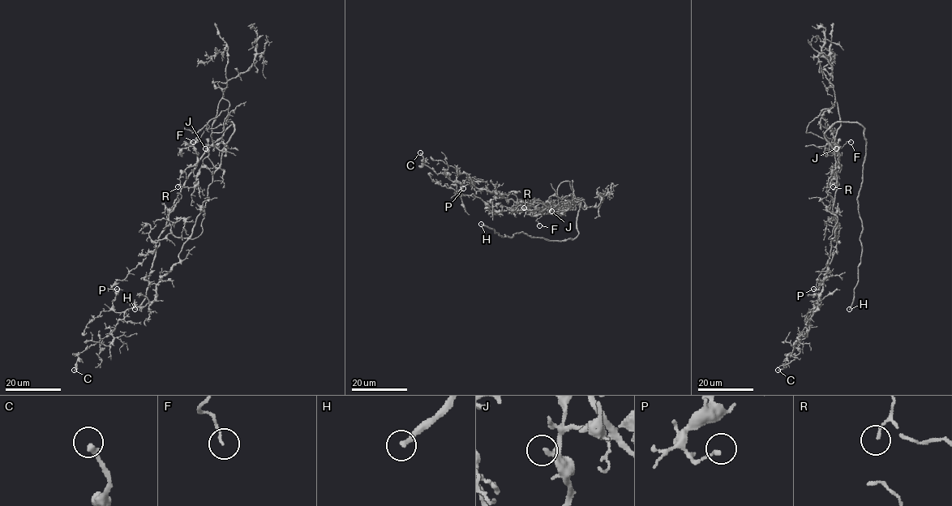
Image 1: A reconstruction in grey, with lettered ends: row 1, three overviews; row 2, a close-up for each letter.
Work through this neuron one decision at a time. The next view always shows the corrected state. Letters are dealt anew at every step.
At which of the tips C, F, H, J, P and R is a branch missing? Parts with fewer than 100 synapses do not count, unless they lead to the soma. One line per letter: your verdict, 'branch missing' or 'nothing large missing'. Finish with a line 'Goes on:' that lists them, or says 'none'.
C: nothing large missing
F: nothing large missing
H: branch missing
J: nothing large missing
P: nothing large missing
R: nothing large missing
Goes on: H

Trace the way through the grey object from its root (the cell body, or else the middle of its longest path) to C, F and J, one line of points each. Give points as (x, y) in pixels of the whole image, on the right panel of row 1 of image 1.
C: (835, 161), (833, 213), (837, 226), (823, 291), (804, 319), (808, 335), (786, 356), (785, 366), (778, 370)
F: (835, 161), (835, 147), (807, 133), (808, 124), (822, 109), (822, 117), (837, 147), (851, 142)
J: (835, 161), (834, 151), (837, 145), (836, 148)

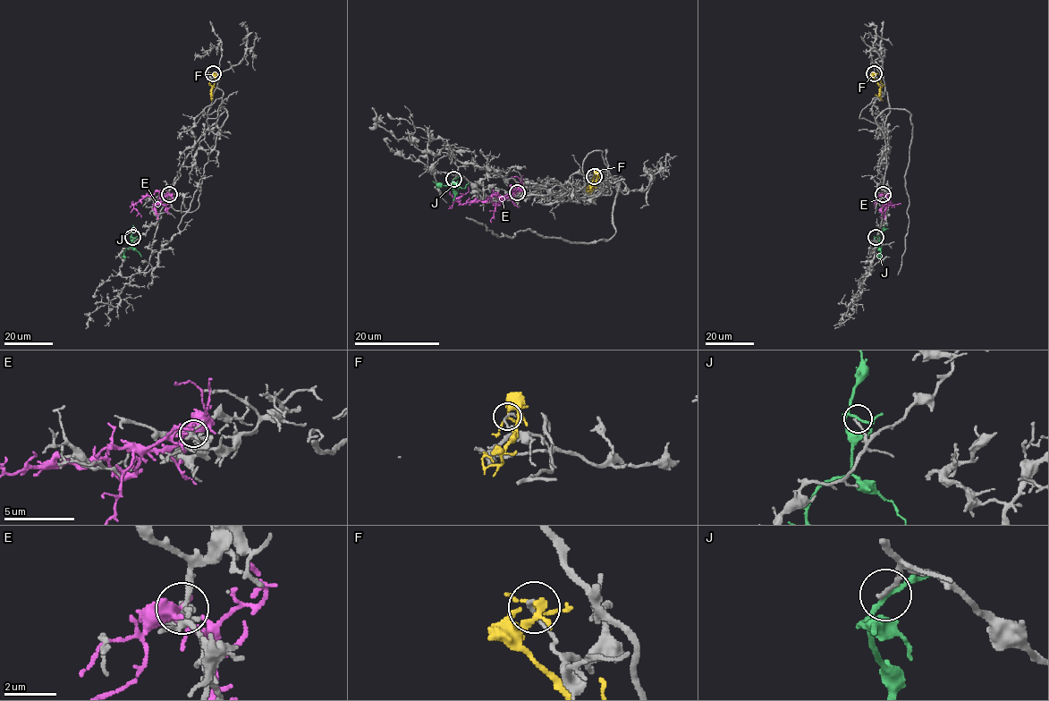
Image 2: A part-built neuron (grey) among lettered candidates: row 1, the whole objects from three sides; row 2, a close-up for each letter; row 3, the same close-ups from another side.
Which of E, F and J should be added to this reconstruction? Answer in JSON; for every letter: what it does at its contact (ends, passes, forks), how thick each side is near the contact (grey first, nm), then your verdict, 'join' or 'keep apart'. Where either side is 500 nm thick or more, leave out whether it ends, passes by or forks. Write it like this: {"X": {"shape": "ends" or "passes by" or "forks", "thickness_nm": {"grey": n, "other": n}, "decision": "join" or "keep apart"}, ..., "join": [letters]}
{"E": {"shape": "passes by", "thickness_nm": {"grey": 260, "other": 240}, "decision": "keep apart"}, "F": {"shape": "passes by", "thickness_nm": {"grey": 150, "other": 140}, "decision": "keep apart"}, "J": {"shape": "passes by", "thickness_nm": {"grey": 140, "other": 160}, "decision": "keep apart"}, "join": []}

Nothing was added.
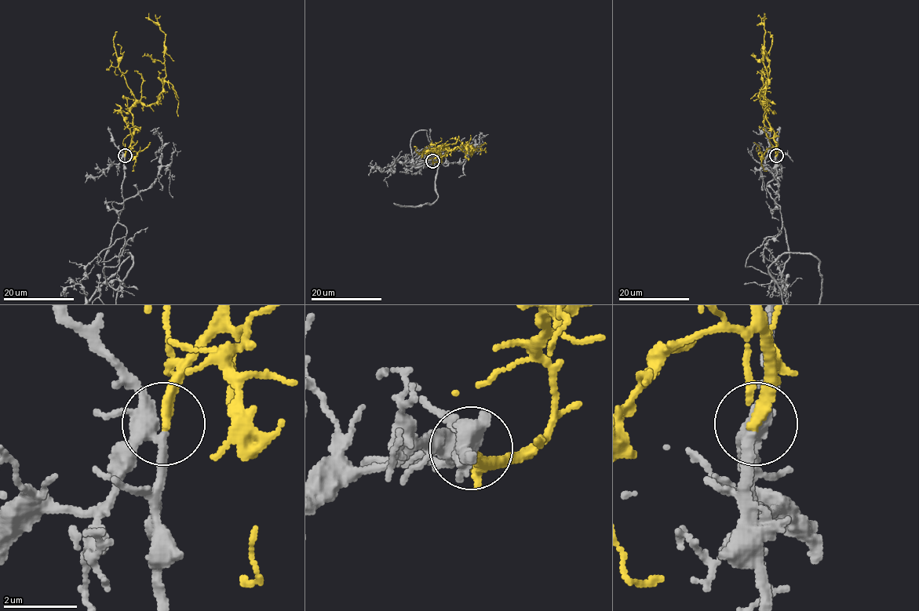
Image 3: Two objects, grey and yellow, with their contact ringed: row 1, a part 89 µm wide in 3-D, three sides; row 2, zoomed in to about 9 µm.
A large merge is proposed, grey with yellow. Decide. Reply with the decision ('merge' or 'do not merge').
merge

